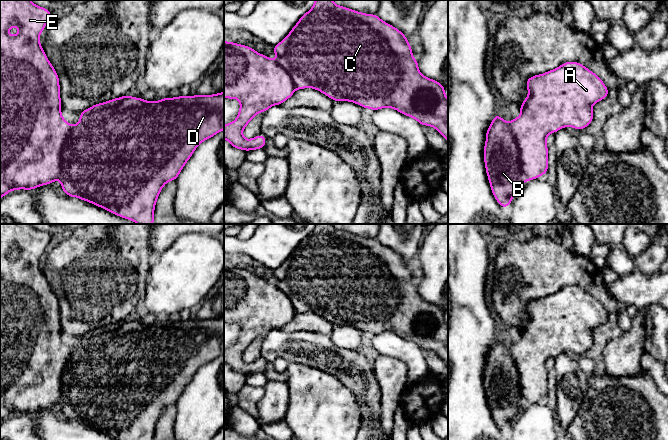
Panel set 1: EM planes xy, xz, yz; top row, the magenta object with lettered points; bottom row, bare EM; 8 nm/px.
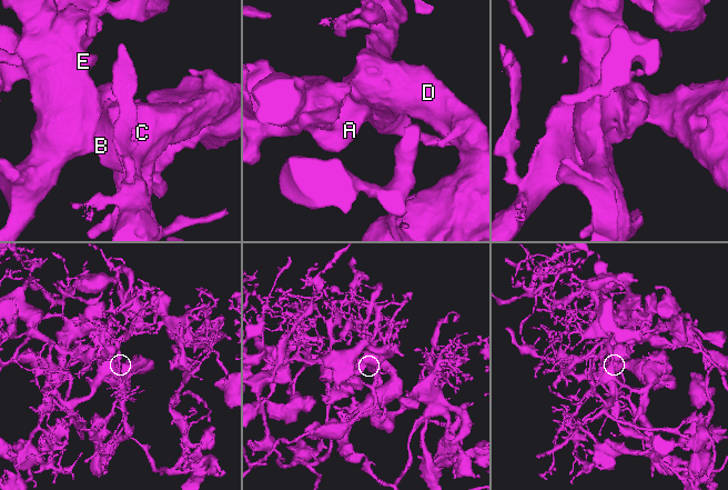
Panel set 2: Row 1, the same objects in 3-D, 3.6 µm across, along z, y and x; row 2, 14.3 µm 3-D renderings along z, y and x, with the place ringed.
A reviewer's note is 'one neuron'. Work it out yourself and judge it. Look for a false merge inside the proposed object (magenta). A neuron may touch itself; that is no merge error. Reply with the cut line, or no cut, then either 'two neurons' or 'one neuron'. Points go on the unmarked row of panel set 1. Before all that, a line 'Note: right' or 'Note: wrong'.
Note: right
cut none; one neuron

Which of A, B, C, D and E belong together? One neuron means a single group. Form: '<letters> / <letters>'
A B C D E

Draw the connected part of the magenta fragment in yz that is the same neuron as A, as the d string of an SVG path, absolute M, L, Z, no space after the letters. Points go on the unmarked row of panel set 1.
M565 286L557 293L532 300L527 303L526 310L529 318L519 331L521 339L508 348L495 338L486 356L486 397L492 418L503 432L513 425L513 419L522 407L547 398L547 360L567 350L583 354L593 345L593 328L609 319L603 305L578 286Z

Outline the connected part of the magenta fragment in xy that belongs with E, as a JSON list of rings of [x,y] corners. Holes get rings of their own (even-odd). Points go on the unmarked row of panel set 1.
[[[0,224],[0,423],[10,415],[32,414],[59,403],[66,419],[78,421],[115,439],[154,440],[163,410],[168,405],[176,405],[203,365],[224,354],[224,316],[164,321],[151,326],[124,319],[80,336],[80,345],[71,350],[61,340],[59,301],[39,264],[51,236],[30,224]],[[13,250],[19,252],[16,260],[8,258]]]

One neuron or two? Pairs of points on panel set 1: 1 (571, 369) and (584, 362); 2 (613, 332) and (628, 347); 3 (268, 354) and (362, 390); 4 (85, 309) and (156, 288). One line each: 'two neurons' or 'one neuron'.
1: two neurons
2: two neurons
3: one neuron
4: two neurons

